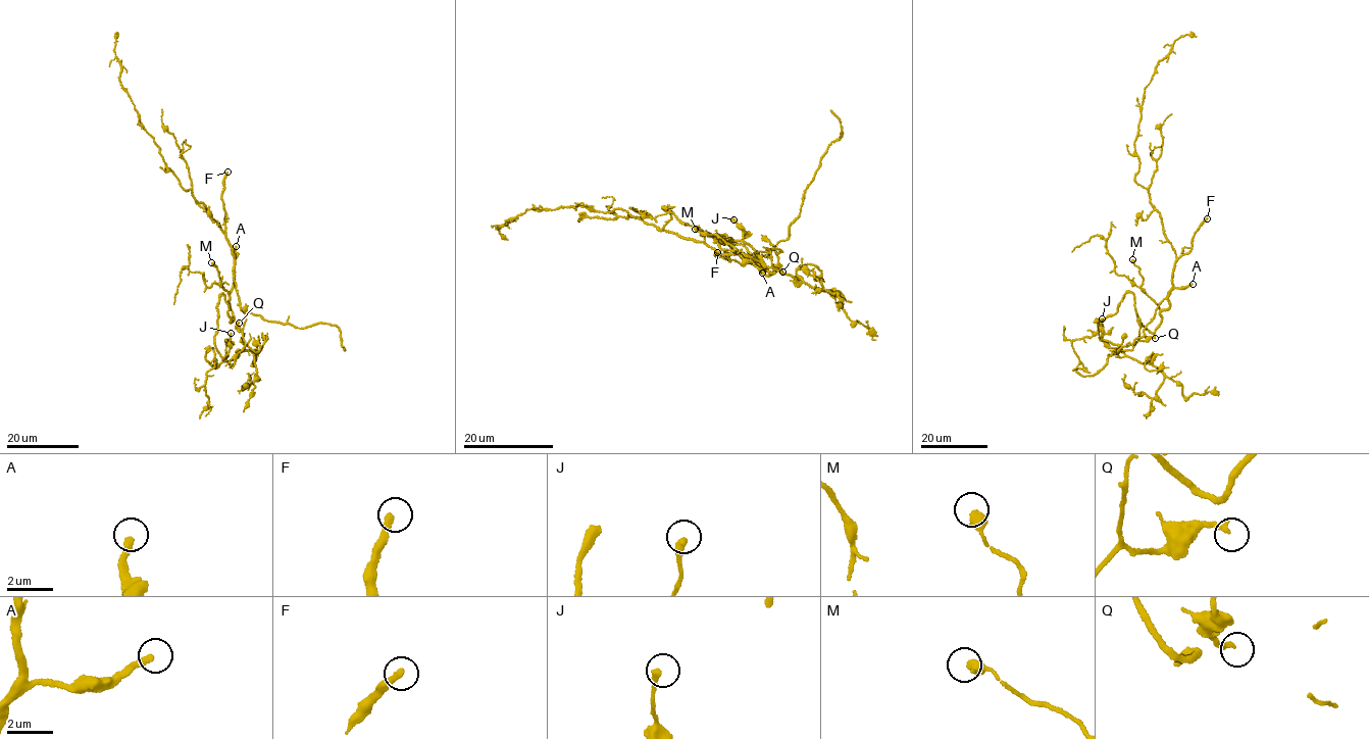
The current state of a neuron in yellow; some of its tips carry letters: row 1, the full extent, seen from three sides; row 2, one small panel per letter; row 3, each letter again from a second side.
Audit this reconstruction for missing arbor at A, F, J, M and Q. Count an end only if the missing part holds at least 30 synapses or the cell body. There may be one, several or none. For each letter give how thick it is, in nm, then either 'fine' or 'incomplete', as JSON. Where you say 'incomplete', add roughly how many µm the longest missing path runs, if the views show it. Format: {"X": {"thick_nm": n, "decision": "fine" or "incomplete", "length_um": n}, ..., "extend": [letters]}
{"A": {"thick_nm": 260, "decision": "incomplete", "length_um": 45}, "F": {"thick_nm": 280, "decision": "incomplete", "length_um": 60}, "J": {"thick_nm": 280, "decision": "fine"}, "M": {"thick_nm": 440, "decision": "fine"}, "Q": {"thick_nm": 200, "decision": "fine"}, "extend": ["A", "F"]}

